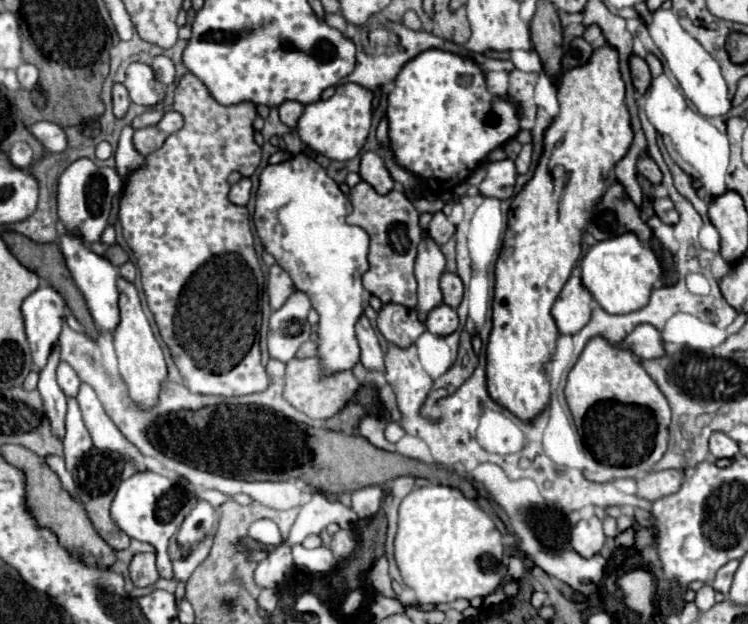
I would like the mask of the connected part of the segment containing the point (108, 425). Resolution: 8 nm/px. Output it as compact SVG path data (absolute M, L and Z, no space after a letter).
M81 384L79 394L77 394L77 402L79 402L85 426L91 434L95 448L117 452L127 464L133 464L135 470L139 470L139 472L147 470L143 464L143 454L111 422L111 418L105 414L105 410L91 386Z

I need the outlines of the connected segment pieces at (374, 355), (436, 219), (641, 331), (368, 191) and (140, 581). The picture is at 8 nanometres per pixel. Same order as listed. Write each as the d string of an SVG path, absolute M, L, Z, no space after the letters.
M361 316L361 320L357 322L357 340L359 340L359 348L361 348L361 364L367 370L383 372L385 370L383 350L381 350L379 340L365 316Z
M437 212L433 214L433 220L429 224L429 236L441 246L445 244L449 238L453 238L455 234L455 226L447 220L447 216L443 212Z
M639 324L623 342L623 348L631 350L639 360L653 360L665 356L661 332L651 324Z
M359 182L355 188L349 190L347 196L353 204L351 222L361 226L371 238L371 242L369 242L369 266L371 268L363 276L363 286L373 296L377 296L383 304L401 304L405 308L415 308L415 304L417 304L417 280L413 276L413 266L415 266L417 246L421 242L421 228L419 228L419 212L415 210L413 202L405 196L403 190L397 190L397 188L393 188L385 196L381 196L367 182Z
M145 552L145 554L135 554L133 560L129 562L129 576L133 586L143 588L151 586L159 580L159 572L155 568L155 554Z

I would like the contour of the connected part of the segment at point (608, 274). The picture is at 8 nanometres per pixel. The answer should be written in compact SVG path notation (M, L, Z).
M633 232L597 242L583 254L579 268L581 268L581 284L609 314L627 314L643 308L649 300L653 284L661 276L661 266L653 250L641 244Z

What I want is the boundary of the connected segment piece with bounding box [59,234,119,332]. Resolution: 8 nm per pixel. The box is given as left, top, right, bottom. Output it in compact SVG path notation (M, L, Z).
M65 234L61 238L59 246L63 250L67 268L69 268L71 276L73 276L77 288L81 290L85 302L87 302L87 308L91 312L91 318L93 318L95 326L101 332L113 332L117 328L117 324L119 324L119 290L117 290L119 274L117 274L117 268L109 260L93 254L89 250L89 246L85 242L81 242L79 238L75 238L75 236Z

